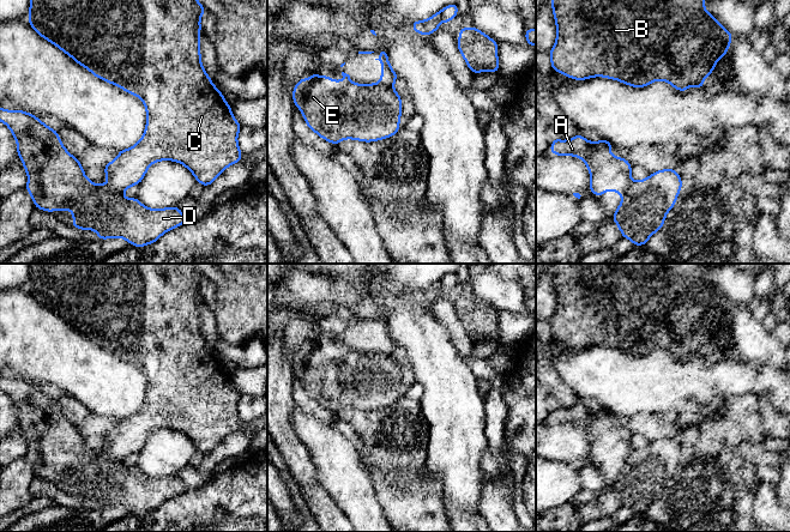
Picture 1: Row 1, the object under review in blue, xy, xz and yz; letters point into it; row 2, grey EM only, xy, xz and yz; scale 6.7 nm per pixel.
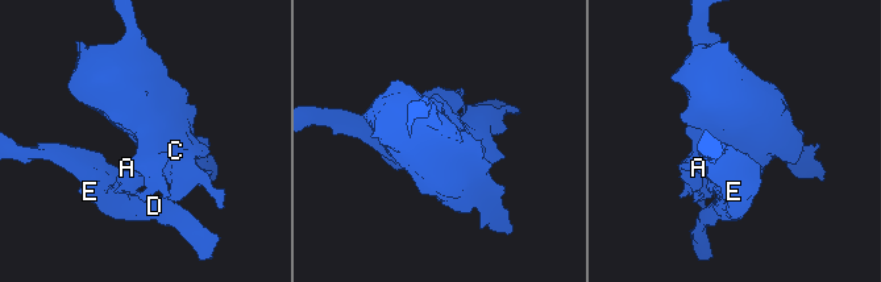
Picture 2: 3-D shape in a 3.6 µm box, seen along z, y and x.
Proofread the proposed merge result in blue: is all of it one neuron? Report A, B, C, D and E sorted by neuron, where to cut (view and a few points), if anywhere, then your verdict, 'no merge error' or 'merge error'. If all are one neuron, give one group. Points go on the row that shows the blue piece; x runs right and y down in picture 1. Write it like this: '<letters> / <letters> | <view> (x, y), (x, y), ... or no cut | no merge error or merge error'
A B C / D E | xz (374, 84), (392, 88) | merge error

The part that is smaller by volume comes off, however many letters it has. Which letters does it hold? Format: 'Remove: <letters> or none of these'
Remove: D, E

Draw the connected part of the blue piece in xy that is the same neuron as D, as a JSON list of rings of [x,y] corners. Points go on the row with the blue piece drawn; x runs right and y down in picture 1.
[[[0,108],[0,121],[11,129],[17,141],[18,157],[29,177],[25,189],[37,208],[48,212],[67,208],[73,213],[72,226],[95,230],[99,241],[120,237],[135,247],[155,243],[163,234],[187,222],[177,206],[149,208],[137,198],[127,199],[105,185],[95,185],[85,176],[79,159],[65,149],[58,131],[49,128],[35,115]]]

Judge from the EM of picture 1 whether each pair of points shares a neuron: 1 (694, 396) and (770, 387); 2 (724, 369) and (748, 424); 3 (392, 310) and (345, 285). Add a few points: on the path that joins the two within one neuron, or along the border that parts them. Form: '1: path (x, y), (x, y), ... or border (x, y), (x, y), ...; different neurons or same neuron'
1: path (713, 384), (751, 384); same neuron
2: border (758, 396), (754, 393), (742, 393), (730, 399); different neurons
3: border (365, 276), (365, 283), (372, 297); different neurons

